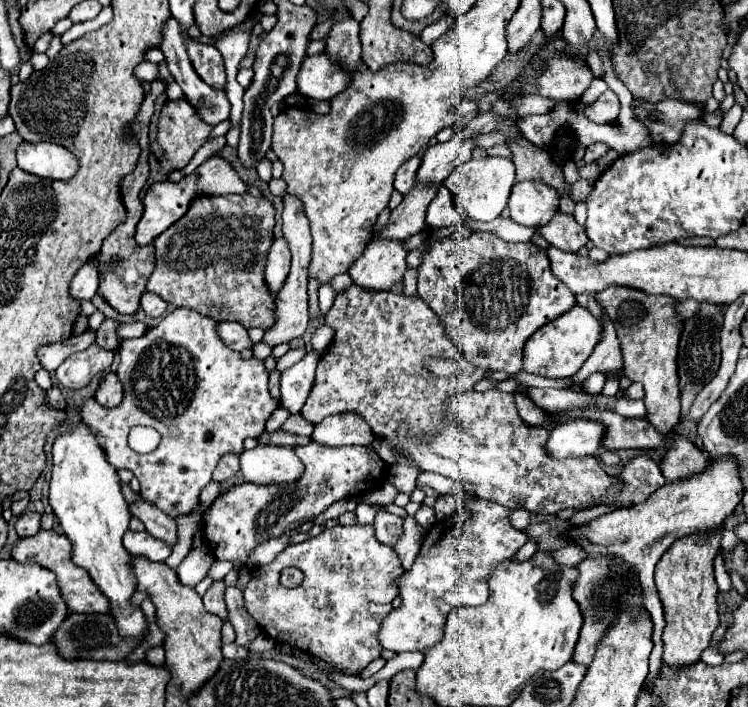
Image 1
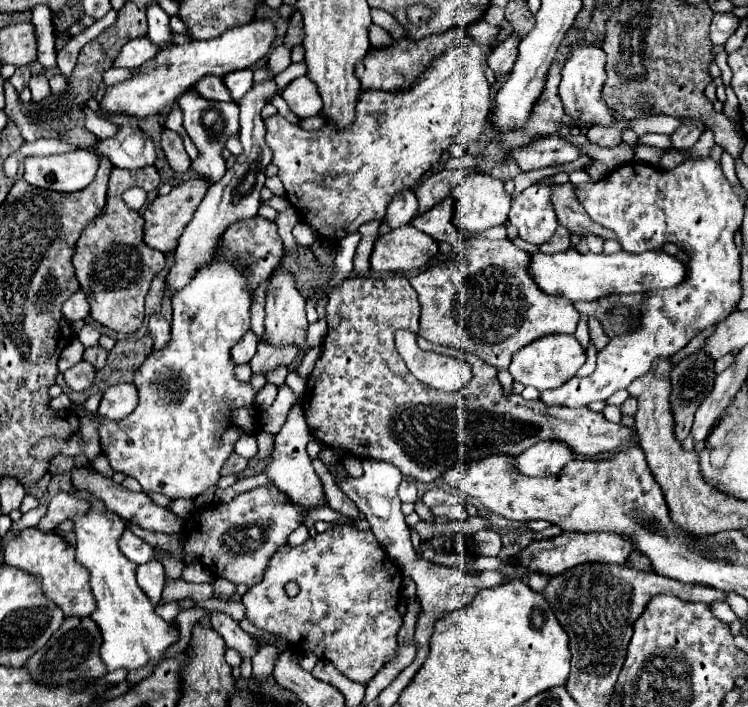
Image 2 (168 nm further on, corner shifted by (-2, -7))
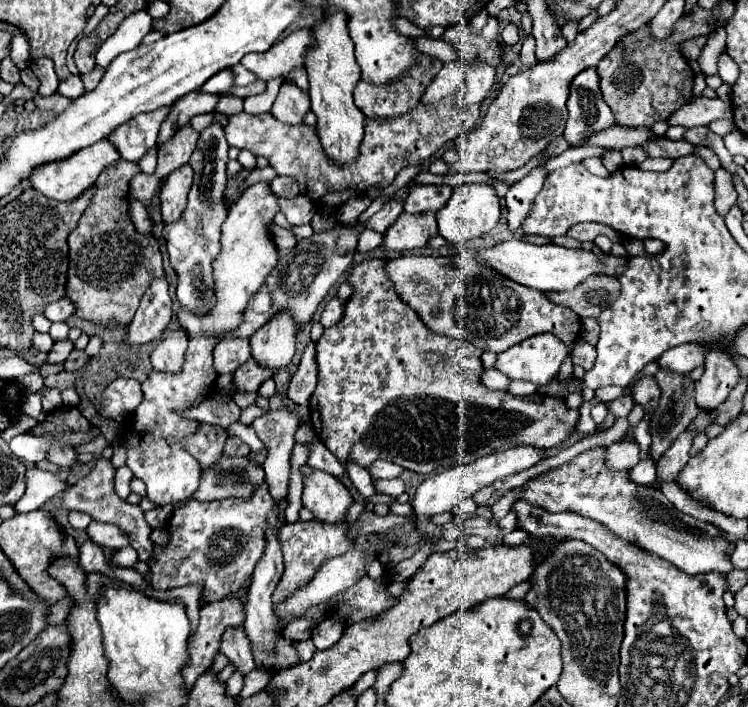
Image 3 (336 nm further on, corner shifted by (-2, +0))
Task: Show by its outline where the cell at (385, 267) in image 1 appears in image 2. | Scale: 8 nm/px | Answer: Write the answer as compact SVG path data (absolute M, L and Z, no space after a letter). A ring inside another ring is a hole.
M410 224L394 228L378 238L370 256L370 270L374 276L384 272L408 272L422 268L438 252L438 242L424 236Z

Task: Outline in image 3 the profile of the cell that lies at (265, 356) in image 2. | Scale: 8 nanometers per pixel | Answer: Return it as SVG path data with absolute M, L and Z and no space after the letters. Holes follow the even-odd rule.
M252 359L246 361L244 367L236 369L232 385L234 385L234 393L256 393L258 387L270 379L272 373L264 373L264 369L260 369L260 365L256 365Z

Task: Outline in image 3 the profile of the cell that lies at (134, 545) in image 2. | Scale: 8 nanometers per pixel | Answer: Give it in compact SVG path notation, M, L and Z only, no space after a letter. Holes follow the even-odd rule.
M92 521L86 527L88 539L102 545L102 547L110 547L110 549L122 549L128 543L128 535L122 533L122 529L118 529L116 525L108 525L108 523L100 523L100 521Z

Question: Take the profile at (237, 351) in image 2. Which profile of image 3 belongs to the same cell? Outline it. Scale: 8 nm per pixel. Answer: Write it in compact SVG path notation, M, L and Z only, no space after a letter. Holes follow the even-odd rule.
M222 339L214 347L214 369L218 375L234 373L240 365L250 359L248 343L244 339Z

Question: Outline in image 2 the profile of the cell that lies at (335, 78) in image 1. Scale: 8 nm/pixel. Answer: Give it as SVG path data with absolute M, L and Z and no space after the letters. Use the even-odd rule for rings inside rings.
M300 76L300 78L292 80L282 90L282 98L288 102L290 110L298 118L316 116L316 114L320 114L320 110L324 106L324 102L320 100L320 92L318 92L316 84L308 76Z

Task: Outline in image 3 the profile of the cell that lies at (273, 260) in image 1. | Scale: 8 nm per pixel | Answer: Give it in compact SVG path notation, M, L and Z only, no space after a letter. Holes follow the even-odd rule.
M276 317L272 325L264 325L264 329L250 339L250 353L260 367L276 373L290 365L296 353L294 345L296 333L292 333L292 321L288 321L288 317Z

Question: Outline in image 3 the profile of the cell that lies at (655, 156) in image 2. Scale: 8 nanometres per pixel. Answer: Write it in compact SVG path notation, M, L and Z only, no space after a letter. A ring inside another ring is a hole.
M698 147L698 153L696 155L700 155L704 161L706 161L706 165L712 169L712 171L716 171L716 169L720 169L720 161L718 161L718 157L708 149L708 147Z

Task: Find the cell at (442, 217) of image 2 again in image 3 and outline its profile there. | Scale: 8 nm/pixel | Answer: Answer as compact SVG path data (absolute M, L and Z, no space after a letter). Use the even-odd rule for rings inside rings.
M416 185L410 189L404 199L404 213L422 213L440 209L452 195L452 187L448 185Z

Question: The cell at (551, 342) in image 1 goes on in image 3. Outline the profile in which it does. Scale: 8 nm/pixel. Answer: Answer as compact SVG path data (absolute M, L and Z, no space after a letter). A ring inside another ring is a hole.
M544 333L502 351L494 363L494 369L512 381L546 385L552 377L556 377L566 353L566 345L558 337Z

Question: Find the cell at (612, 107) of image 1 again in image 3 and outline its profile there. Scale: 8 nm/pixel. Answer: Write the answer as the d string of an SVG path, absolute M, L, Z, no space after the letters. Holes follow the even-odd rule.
M694 97L688 105L684 105L684 109L678 109L668 119L668 123L696 127L696 125L708 125L716 119L732 119L732 103L720 99Z

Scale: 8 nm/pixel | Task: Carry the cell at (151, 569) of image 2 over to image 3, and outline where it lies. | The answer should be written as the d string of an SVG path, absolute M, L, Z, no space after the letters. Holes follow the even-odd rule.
M122 547L114 555L116 555L116 565L120 565L120 567L132 567L138 561L138 555L132 547Z

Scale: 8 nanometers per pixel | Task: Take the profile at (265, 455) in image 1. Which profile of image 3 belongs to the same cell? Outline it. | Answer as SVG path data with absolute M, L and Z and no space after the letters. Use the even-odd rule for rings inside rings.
M314 469L304 479L302 503L312 511L316 521L334 525L346 521L348 507L354 503L354 499L336 477Z

